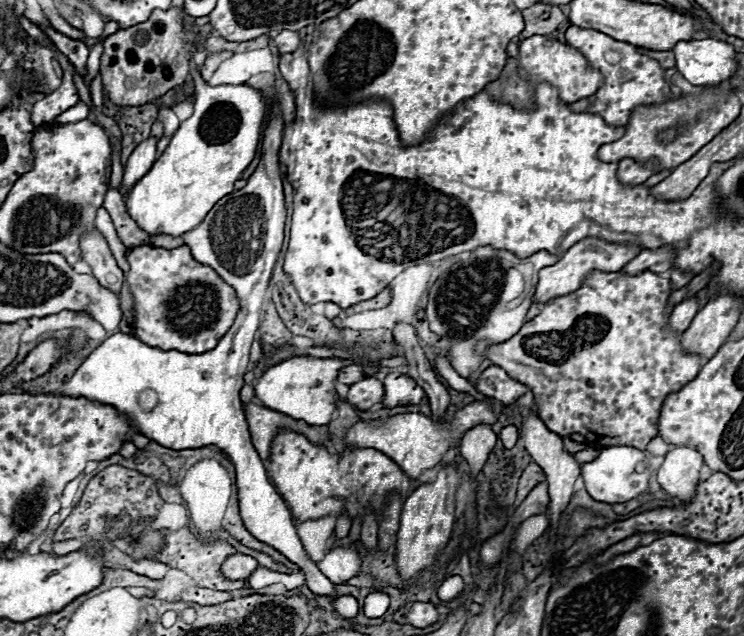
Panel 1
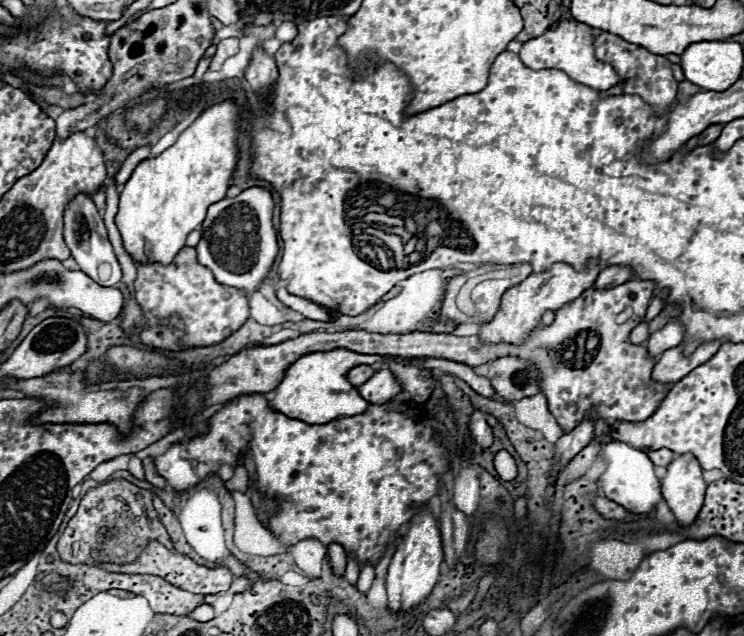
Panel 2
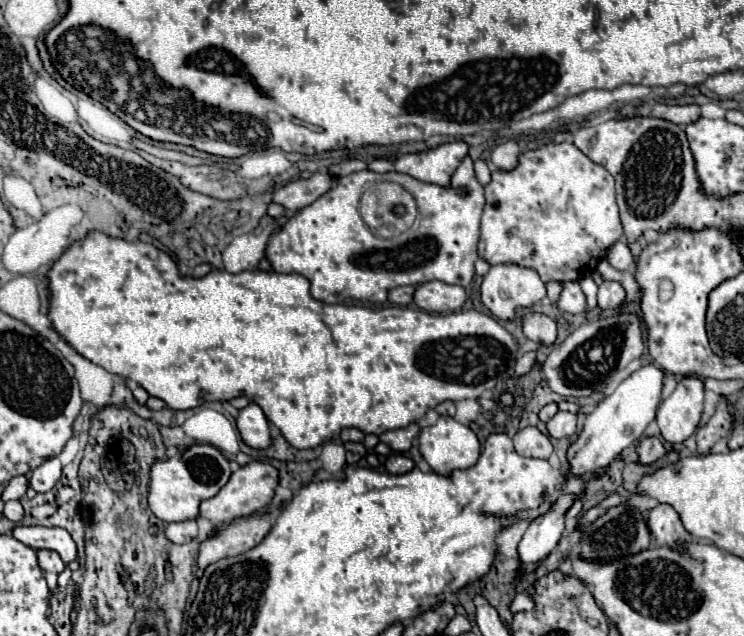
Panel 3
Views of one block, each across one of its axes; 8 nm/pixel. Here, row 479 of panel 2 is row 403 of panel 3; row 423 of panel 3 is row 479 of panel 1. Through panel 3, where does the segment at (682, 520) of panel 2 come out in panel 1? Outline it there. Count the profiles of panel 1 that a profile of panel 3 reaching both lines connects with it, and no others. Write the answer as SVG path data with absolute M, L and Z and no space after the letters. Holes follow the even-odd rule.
M676 446L666 454L666 460L658 470L658 482L672 498L690 504L696 496L702 464L702 456L696 450Z

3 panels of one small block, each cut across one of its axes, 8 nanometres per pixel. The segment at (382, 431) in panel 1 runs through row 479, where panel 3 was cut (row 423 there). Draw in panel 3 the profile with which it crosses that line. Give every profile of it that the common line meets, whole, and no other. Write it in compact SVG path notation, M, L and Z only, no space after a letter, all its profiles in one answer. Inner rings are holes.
M412 422L406 428L388 430L388 432L380 434L380 442L388 444L394 452L408 452L412 442L418 438L418 434L420 434L420 426L416 422Z

